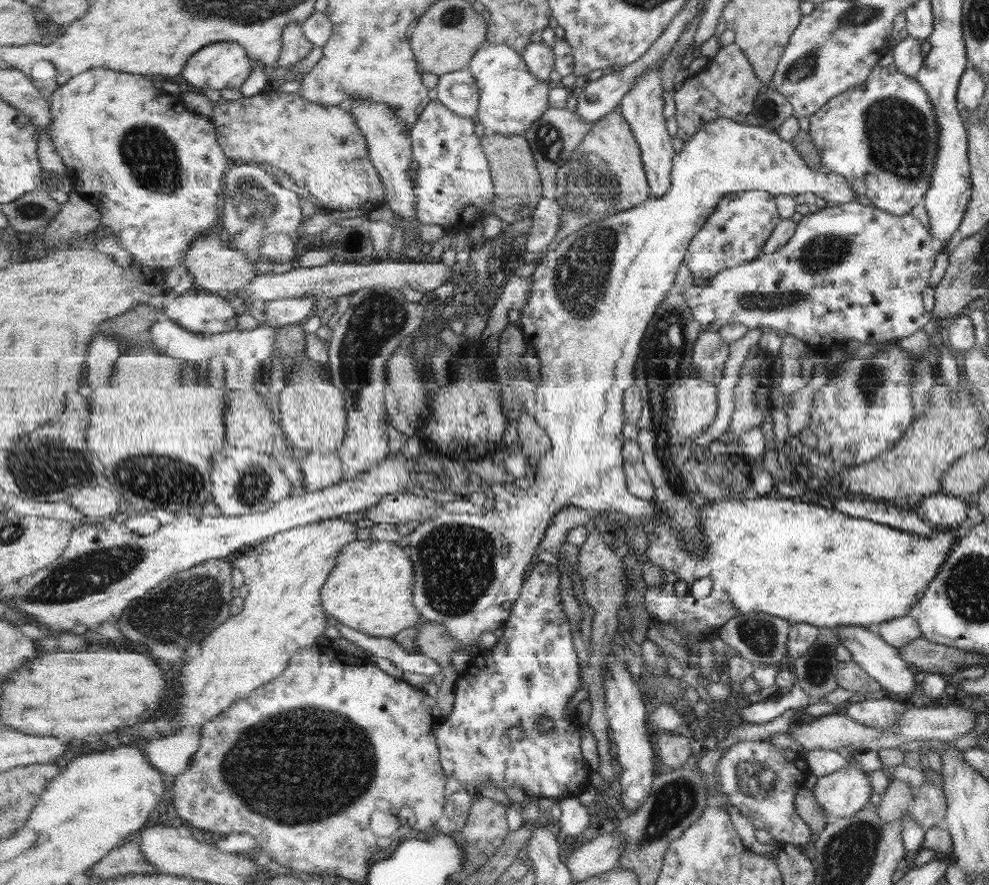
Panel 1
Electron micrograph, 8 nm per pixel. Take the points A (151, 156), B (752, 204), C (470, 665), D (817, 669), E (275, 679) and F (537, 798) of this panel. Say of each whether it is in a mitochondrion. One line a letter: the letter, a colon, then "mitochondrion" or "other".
A: mitochondrion
B: other
C: other
D: mitochondrion
E: other
F: other

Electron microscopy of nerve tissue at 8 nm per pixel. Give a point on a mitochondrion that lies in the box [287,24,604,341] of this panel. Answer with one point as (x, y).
(547, 138)

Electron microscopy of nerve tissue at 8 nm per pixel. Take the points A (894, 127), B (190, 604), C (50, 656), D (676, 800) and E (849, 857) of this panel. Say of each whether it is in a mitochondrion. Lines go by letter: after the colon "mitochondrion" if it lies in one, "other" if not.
A: mitochondrion
B: mitochondrion
C: other
D: mitochondrion
E: mitochondrion

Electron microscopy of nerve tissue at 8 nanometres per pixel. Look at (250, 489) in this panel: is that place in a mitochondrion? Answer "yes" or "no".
yes

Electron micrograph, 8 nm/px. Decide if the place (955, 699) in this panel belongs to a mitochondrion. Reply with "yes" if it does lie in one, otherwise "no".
no

